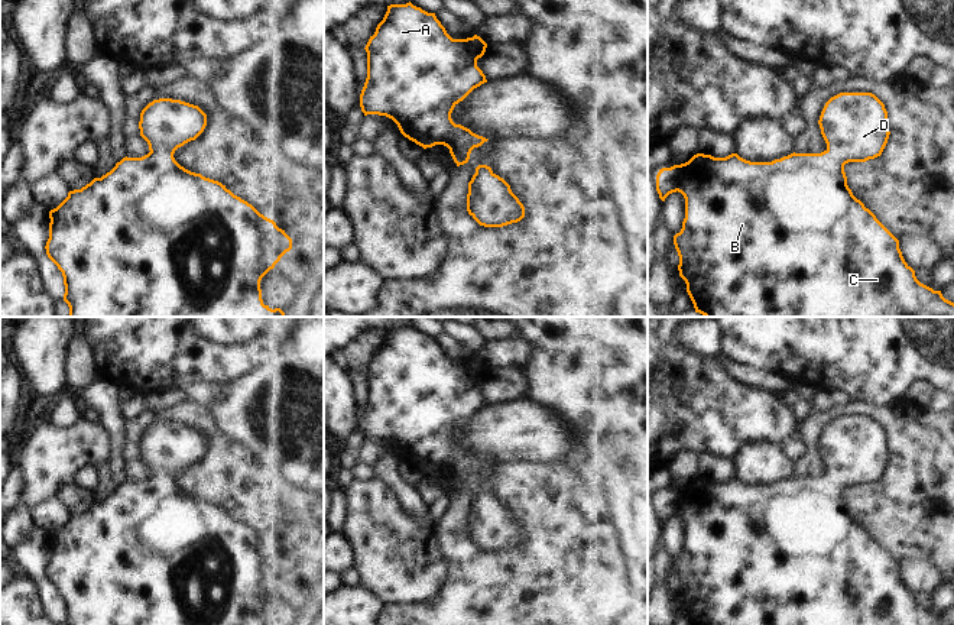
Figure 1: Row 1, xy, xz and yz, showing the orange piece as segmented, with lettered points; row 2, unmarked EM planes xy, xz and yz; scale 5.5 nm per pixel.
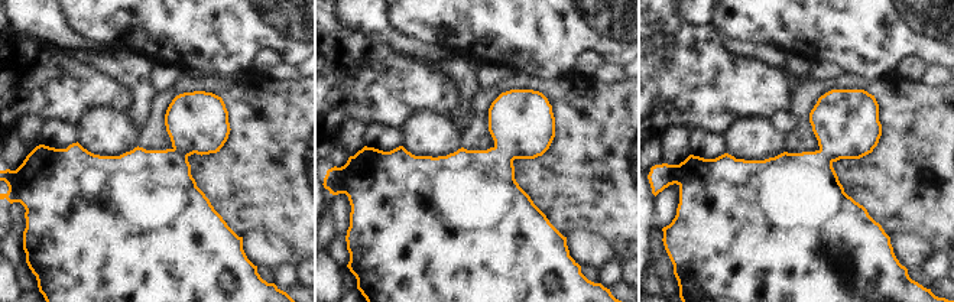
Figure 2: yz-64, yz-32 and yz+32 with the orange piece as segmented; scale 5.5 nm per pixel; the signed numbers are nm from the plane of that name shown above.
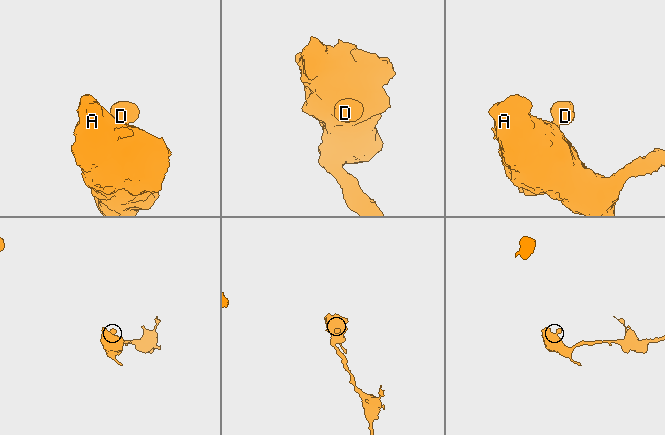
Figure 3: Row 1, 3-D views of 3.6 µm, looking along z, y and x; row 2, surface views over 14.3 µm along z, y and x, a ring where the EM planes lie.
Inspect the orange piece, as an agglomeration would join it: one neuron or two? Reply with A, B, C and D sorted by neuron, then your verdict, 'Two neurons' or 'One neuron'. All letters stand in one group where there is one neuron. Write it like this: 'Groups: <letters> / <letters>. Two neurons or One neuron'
Groups: A B C D. One neuron

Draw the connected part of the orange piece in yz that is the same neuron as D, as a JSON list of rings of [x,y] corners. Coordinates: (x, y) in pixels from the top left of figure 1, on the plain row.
[[[840,417],[825,427],[818,448],[827,467],[827,473],[821,477],[794,476],[772,486],[750,486],[737,477],[726,482],[697,477],[685,488],[659,493],[656,499],[659,522],[665,525],[676,515],[685,522],[685,543],[681,556],[674,560],[674,569],[679,580],[679,600],[687,608],[691,625],[948,625],[941,615],[934,615],[916,603],[915,595],[902,580],[899,564],[853,519],[847,509],[844,489],[874,483],[882,479],[888,467],[890,456],[885,428],[872,417]]]

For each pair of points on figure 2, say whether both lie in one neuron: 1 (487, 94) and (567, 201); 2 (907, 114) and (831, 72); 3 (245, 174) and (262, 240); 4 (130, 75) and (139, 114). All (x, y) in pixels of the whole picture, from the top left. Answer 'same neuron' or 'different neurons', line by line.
1: same neuron
2: different neurons
3: different neurons
4: same neuron

